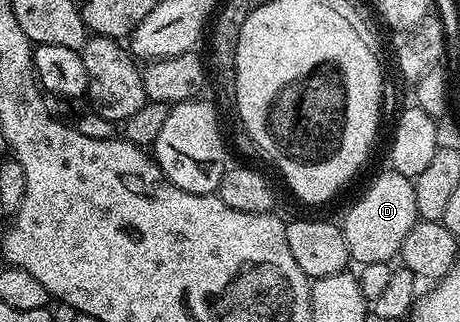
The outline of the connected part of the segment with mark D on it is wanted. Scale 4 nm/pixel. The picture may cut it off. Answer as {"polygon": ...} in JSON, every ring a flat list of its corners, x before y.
{"polygon":[[386,169,354,201,353,208,345,215,343,230,350,260,354,264,357,262,357,265,389,263,396,260,403,245,403,237,411,233,418,221,413,180,398,171]]}

